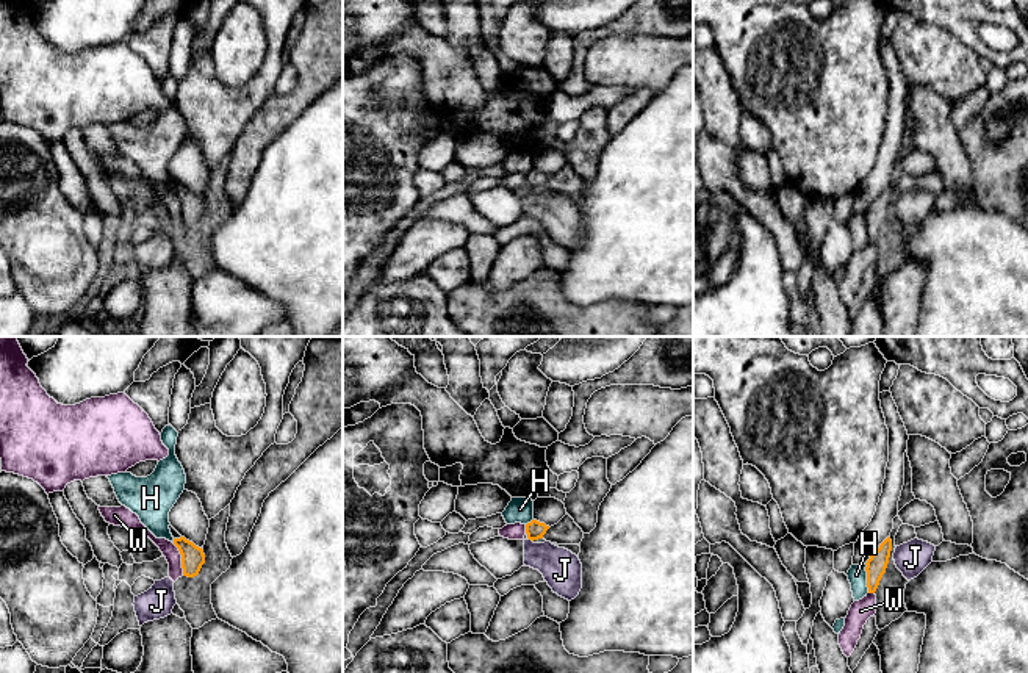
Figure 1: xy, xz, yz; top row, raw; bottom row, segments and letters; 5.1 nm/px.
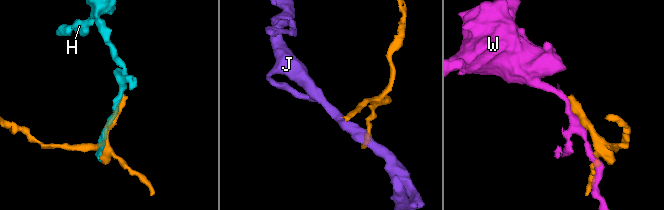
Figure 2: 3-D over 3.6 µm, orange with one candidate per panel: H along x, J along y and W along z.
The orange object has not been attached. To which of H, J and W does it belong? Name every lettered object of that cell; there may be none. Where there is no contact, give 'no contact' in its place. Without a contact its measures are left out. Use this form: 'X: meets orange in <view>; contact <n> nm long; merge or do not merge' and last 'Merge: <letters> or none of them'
H: meets orange in yz; contact 150 nm long; do not merge
J: meets orange in xz; contact 30 nm long; do not merge
W: meets orange in xy; contact 180 nm long; do not merge
Merge: none of them

